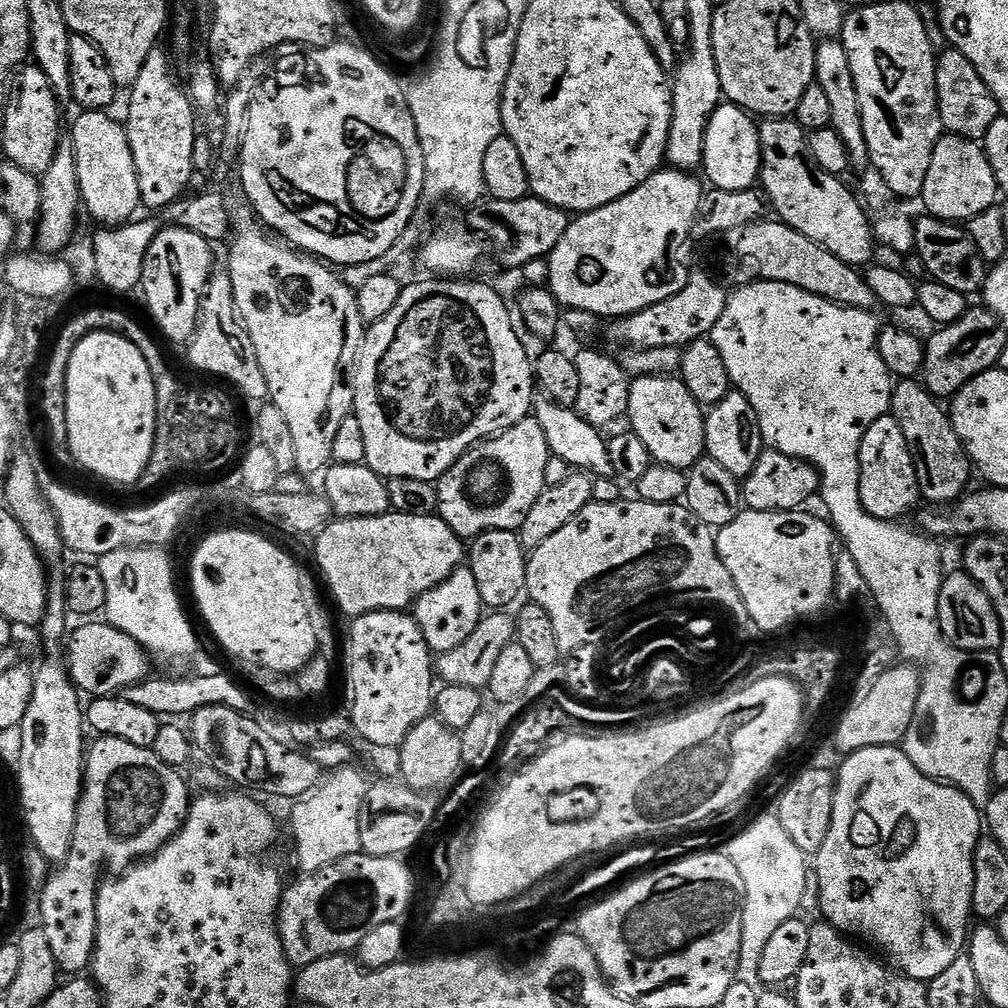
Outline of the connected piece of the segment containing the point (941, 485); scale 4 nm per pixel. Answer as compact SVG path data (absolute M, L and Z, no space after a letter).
M919 379L900 380L892 389L890 415L902 426L906 442L916 463L920 495L929 505L948 506L969 491L968 479L974 476L974 465L968 459L964 444L952 425L951 415Z

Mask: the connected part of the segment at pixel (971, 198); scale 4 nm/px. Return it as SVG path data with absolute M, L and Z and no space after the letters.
M951 134L941 135L936 143L934 158L930 158L930 174L922 193L927 215L949 222L967 222L993 207L998 200L994 170L986 158L983 147L975 140Z

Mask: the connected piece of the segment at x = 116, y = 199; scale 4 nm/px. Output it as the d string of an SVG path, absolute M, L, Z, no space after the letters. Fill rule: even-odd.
M84 110L79 113L81 116L77 118L72 124L72 133L70 139L72 141L72 149L74 150L74 158L78 162L78 186L80 187L80 198L82 201L82 208L85 213L89 212L94 219L100 223L100 226L119 226L127 224L137 215L136 211L141 211L142 205L140 202L140 191L138 190L138 170L134 166L134 154L130 154L130 142L128 141L128 134L123 123L120 124L116 120L111 120L108 117L109 113L104 110Z

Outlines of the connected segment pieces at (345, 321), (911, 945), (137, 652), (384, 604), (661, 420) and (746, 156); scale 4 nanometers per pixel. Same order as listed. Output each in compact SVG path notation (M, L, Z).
M241 202L237 208L231 209L230 232L232 253L228 256L226 271L234 286L236 314L248 331L262 366L271 403L282 410L286 423L290 425L290 434L294 437L296 472L304 478L310 478L315 472L316 475L323 473L333 463L332 451L338 426L342 426L354 408L352 385L349 377L344 377L344 371L353 367L354 357L366 331L358 310L356 293L350 285L343 283L327 263L269 235L265 225L247 203Z
M899 747L858 750L845 755L843 760L844 765L838 768L836 777L830 834L826 834L826 842L822 842L822 850L814 856L814 884L815 887L816 884L820 887L820 908L824 911L823 919L849 937L859 938L861 941L869 940L873 944L871 945L873 949L881 948L889 956L887 957L889 961L897 960L900 963L899 971L909 976L911 980L927 982L938 978L938 974L948 969L950 962L954 962L954 958L958 958L965 951L970 939L968 919L973 919L974 916L972 911L974 850L977 842L982 838L981 809L960 789L953 788L950 784L941 784L940 781L931 780L926 774L922 774Z
M84 622L80 629L73 631L66 640L66 667L72 683L81 693L89 697L114 696L124 689L140 683L149 675L150 657L144 647L134 638L122 634L107 622Z
M389 510L374 518L333 519L320 529L316 540L316 564L336 599L336 604L348 618L365 616L371 612L398 612L415 605L422 594L451 578L452 573L466 560L466 544L446 526L439 514L419 516Z
M637 376L629 386L629 402L626 420L629 420L631 431L635 432L642 442L646 442L646 450L650 450L653 461L671 468L687 470L694 462L698 462L704 451L704 417L705 409L686 390L683 380L667 376Z
M721 103L707 123L703 140L702 172L712 188L727 192L751 191L759 181L761 168L761 142L757 121L752 114L736 104Z

